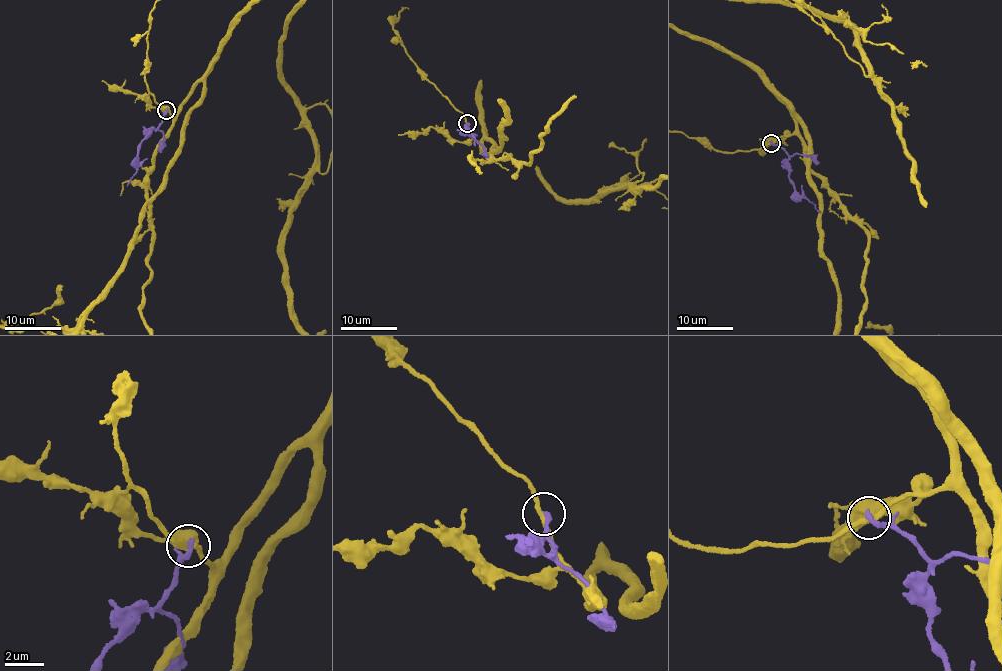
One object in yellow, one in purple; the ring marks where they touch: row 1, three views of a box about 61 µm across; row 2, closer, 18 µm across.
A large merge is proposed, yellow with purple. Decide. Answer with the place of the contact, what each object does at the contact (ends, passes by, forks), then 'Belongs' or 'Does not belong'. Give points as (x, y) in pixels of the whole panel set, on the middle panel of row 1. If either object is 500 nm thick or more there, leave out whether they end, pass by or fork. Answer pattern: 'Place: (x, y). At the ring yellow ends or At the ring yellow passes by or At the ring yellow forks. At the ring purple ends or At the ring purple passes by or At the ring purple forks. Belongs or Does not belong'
Place: (467, 123). At the ring yellow passes by. At the ring purple ends. Does not belong

